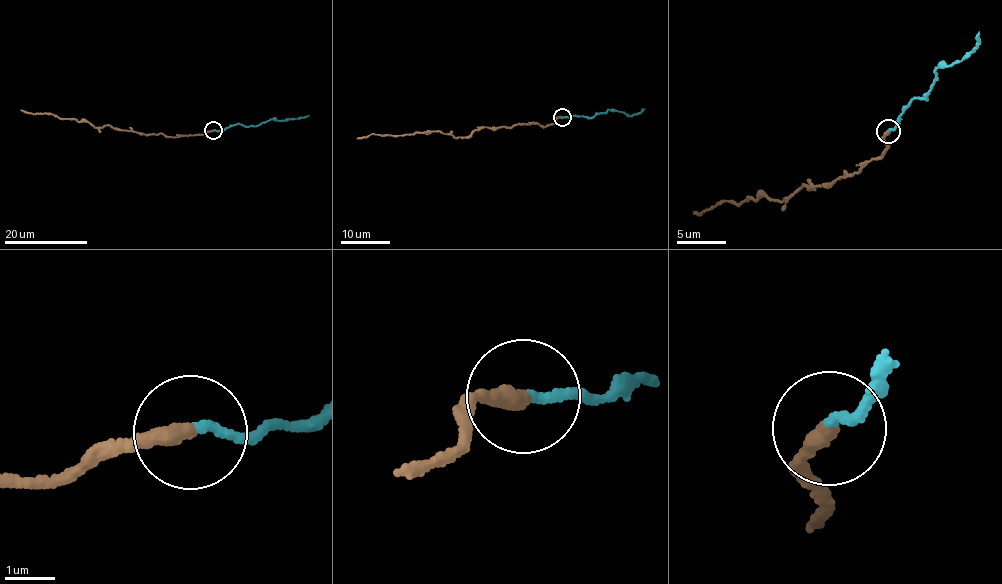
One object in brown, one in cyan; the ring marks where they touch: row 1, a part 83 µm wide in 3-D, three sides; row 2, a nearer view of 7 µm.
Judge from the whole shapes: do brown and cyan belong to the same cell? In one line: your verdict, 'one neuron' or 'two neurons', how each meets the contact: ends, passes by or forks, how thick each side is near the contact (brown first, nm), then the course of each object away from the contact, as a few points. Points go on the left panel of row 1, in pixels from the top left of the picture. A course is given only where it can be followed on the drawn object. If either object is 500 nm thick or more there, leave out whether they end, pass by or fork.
two neurons | brown ends | cyan ends | 360/160 nm | brown via (213, 130), (174, 137), (145, 134), (21, 110) | cyan via (213, 130), (223, 130), (237, 124), (254, 125), (270, 119), (300, 119), (308, 114)

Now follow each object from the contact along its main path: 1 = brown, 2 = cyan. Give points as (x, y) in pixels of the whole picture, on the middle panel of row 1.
1: (561, 117), (544, 126), (531, 122), (483, 126), (466, 137), (435, 131), (371, 133), (357, 138)
2: (561, 117), (594, 117), (607, 109), (632, 116), (643, 109)

